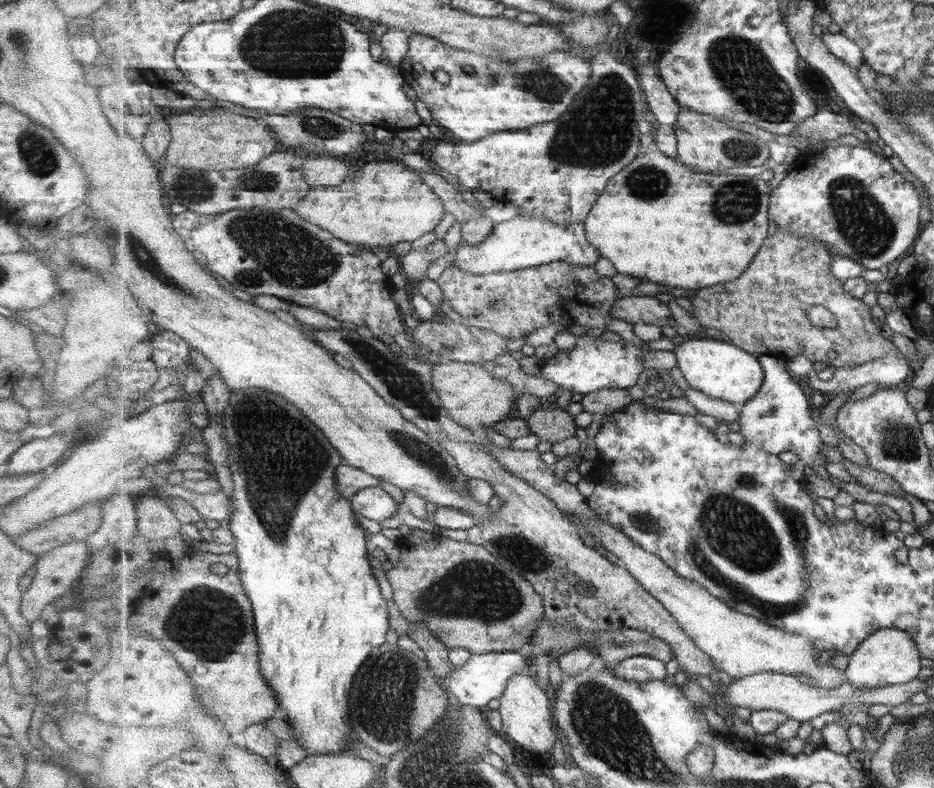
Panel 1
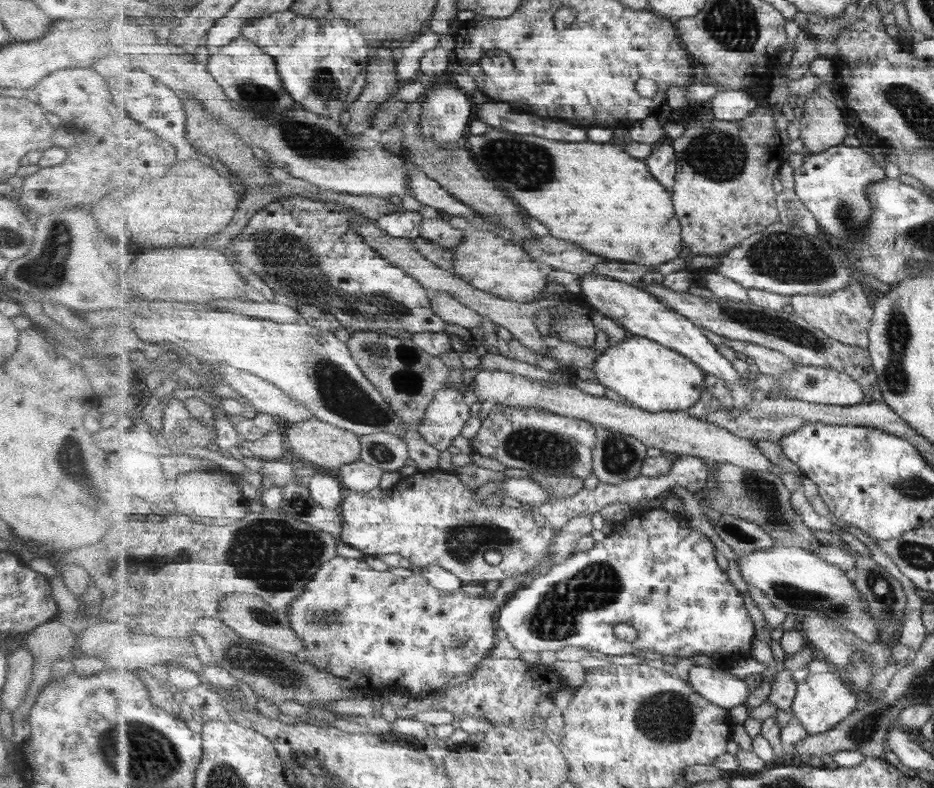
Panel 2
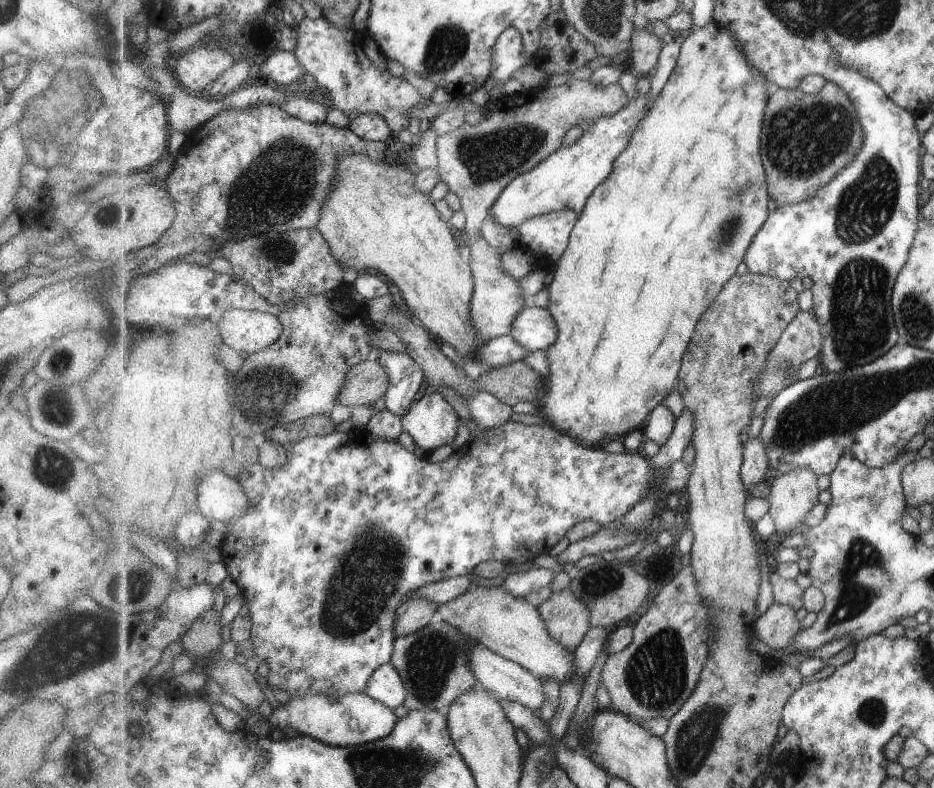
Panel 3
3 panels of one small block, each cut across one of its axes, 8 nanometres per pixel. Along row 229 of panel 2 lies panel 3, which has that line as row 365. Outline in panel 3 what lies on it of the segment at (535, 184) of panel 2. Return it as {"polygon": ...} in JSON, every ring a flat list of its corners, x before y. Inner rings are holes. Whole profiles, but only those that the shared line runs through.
{"polygon":[[714,20,707,26,695,28,682,42,675,72,661,94,654,99,647,117,643,118,639,128,631,136,630,145,615,160,610,177,588,198,586,208,574,226,570,245,555,265,552,281,547,286,550,295,547,307,558,323,559,336,557,342,546,350,550,375,544,378,545,392,542,392,540,405,544,419,559,432,571,435,587,447,597,448,610,439,622,440,633,430,643,429,653,410,676,391,682,362,699,320,715,304,727,282,737,274,737,268,744,262,755,235,770,217,771,195,766,166,763,164,761,132,770,98,771,90,767,78,759,70,755,70,755,66,751,66,733,30,727,30]]}

